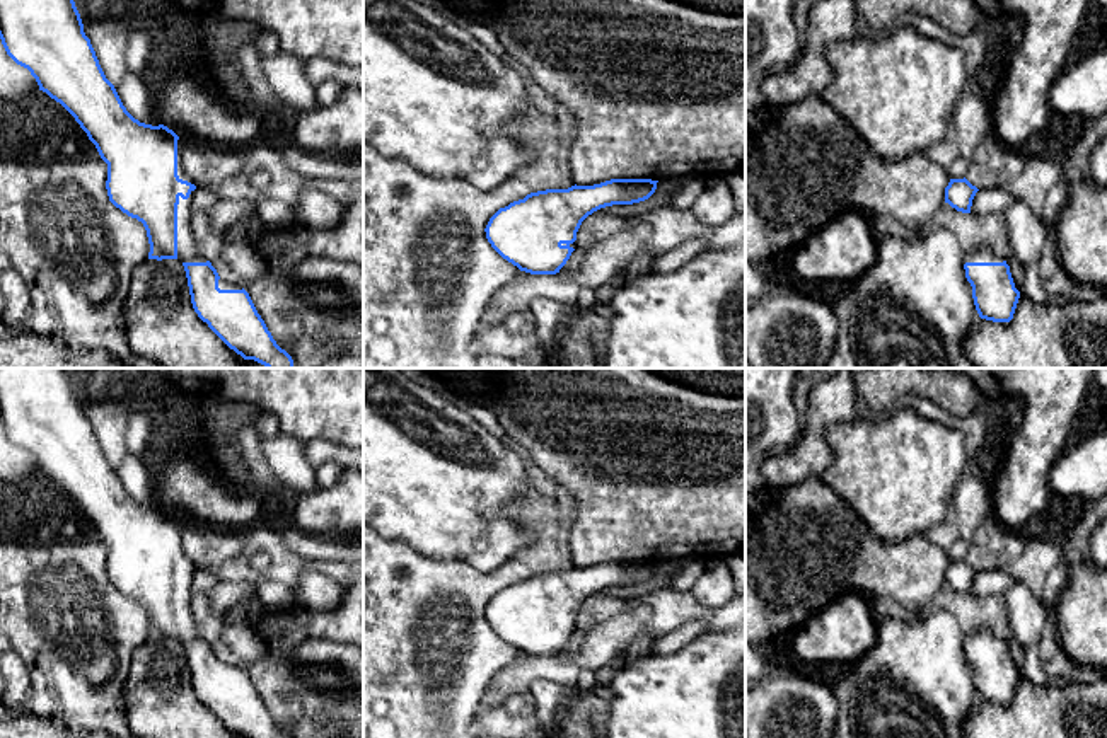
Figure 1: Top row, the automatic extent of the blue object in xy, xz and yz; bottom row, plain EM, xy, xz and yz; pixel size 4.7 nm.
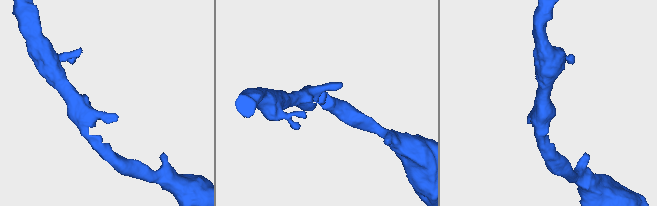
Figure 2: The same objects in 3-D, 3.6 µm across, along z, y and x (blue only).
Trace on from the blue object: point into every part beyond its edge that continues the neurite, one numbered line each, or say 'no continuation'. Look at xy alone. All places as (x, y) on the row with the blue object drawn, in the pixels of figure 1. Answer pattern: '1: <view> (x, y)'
1: xy (188, 251)

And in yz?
1: yz (979, 254)

